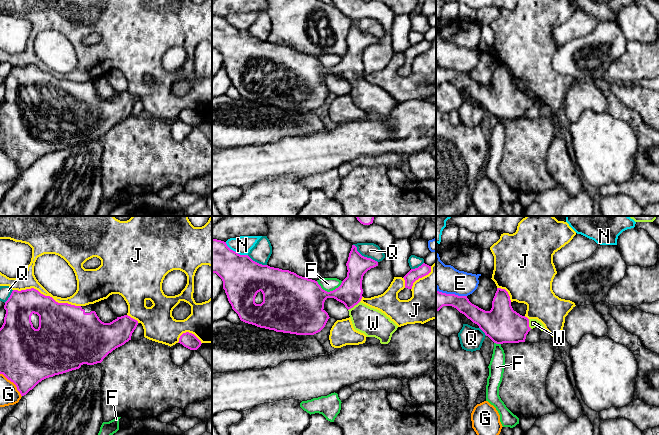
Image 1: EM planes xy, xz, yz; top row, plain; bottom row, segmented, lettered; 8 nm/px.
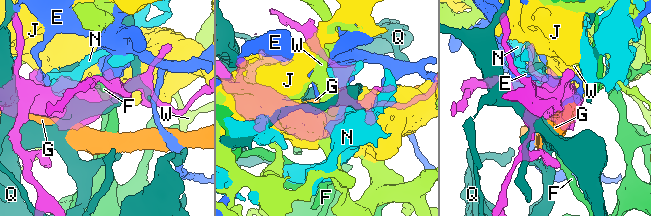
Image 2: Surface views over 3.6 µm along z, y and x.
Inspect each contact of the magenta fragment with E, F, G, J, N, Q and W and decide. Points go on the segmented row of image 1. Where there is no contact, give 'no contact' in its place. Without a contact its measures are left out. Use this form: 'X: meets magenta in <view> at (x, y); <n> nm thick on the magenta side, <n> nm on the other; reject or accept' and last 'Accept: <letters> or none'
E: meets magenta in yz at (452, 294); 150 nm thick on the magenta side, 220 nm on the other; reject
F: meets magenta in xz at (330, 291); 360 nm thick on the magenta side, 110 nm on the other; reject
G: meets magenta in xy at (13, 382); 440 nm thick on the magenta side, 160 nm on the other; reject
J: meets magenta in xy at (47, 296); 360 nm thick on the magenta side, 120 nm on the other; reject
N: meets magenta in xz at (236, 252); 320 nm thick on the magenta side, 150 nm on the other; reject
Q: meets magenta in xz at (363, 256); 180 nm thick on the magenta side, 130 nm on the other; reject
W: meets magenta in xz at (353, 306); 200 nm thick on the magenta side, 220 nm on the other; accept
Accept: W

